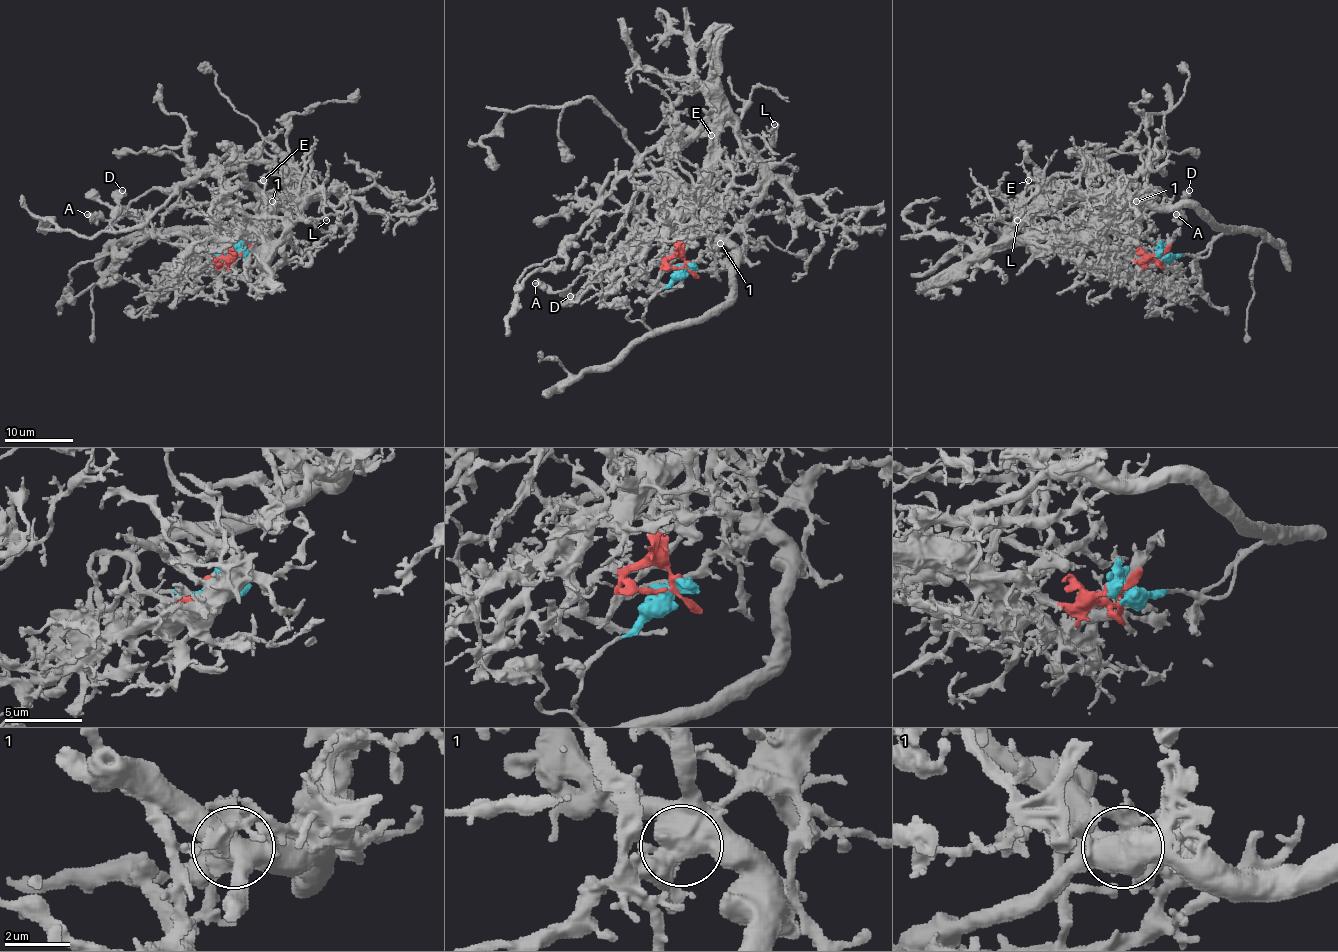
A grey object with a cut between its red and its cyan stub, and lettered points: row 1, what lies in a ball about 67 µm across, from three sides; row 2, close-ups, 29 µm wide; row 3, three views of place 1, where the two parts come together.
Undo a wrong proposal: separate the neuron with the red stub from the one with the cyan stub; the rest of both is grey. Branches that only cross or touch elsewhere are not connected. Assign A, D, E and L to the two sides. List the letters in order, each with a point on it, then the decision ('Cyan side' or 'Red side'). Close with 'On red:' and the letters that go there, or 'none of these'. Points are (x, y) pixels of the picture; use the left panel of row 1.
A: Place: (87, 214). Cyan side
D: Place: (122, 190). Cyan side
E: Place: (263, 180). Red side
L: Place: (326, 220). Red side
On red: E, L

